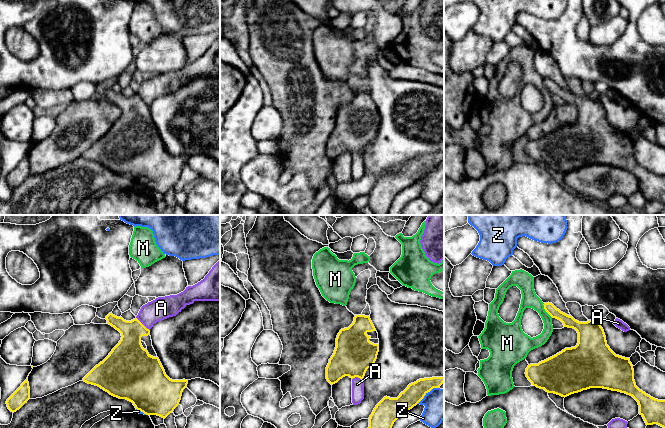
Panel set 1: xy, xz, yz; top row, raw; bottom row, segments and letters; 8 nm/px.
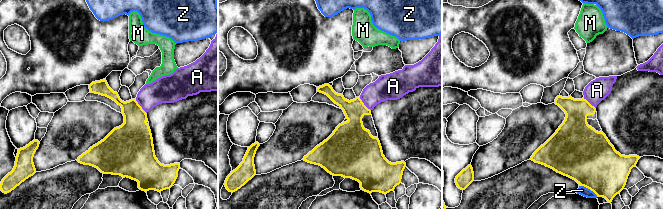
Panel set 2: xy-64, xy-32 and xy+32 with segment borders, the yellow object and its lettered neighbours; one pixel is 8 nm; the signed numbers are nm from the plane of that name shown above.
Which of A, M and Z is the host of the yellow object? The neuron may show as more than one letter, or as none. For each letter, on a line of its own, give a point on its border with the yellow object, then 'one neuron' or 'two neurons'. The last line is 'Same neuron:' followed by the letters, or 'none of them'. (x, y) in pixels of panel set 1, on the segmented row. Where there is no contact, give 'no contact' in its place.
A: contact xy (142, 324); two neurons
M: contact yz (545, 310); one neuron
Z: contact xz (427, 392); two neurons
Same neuron: M

